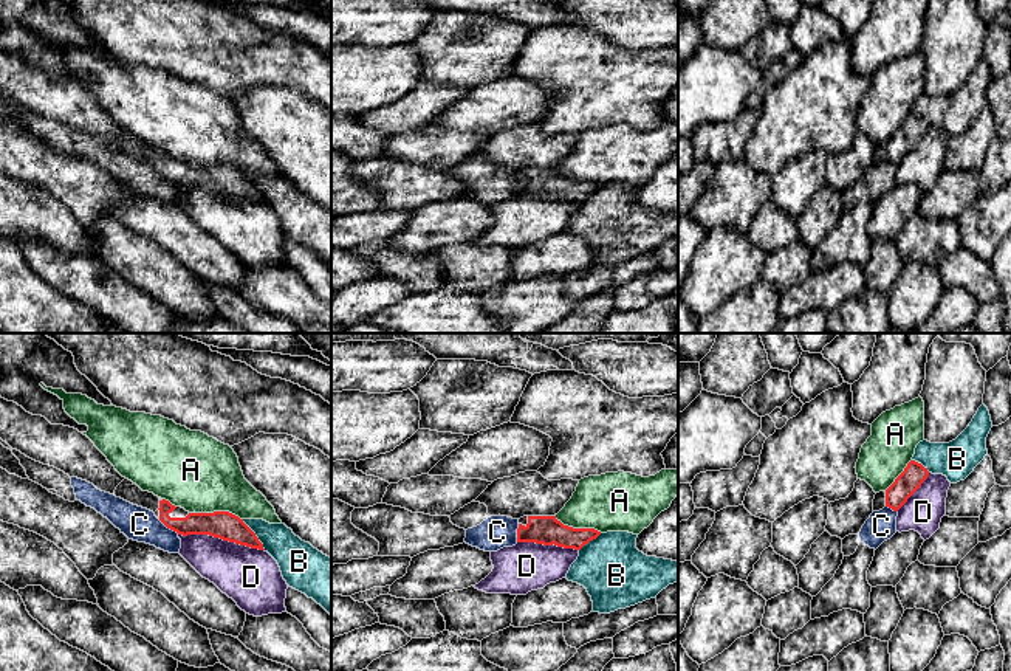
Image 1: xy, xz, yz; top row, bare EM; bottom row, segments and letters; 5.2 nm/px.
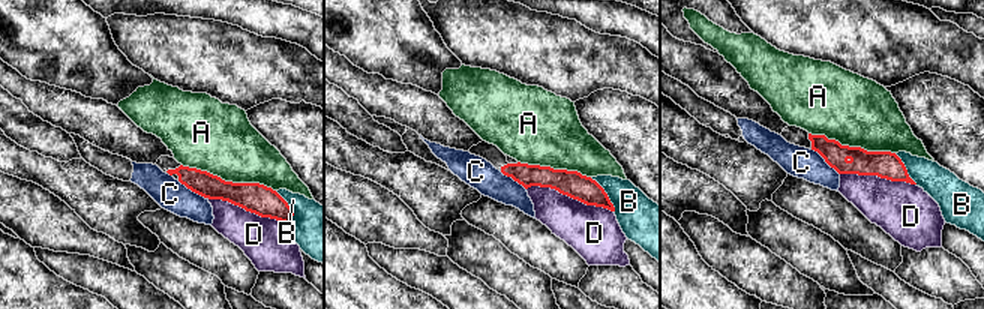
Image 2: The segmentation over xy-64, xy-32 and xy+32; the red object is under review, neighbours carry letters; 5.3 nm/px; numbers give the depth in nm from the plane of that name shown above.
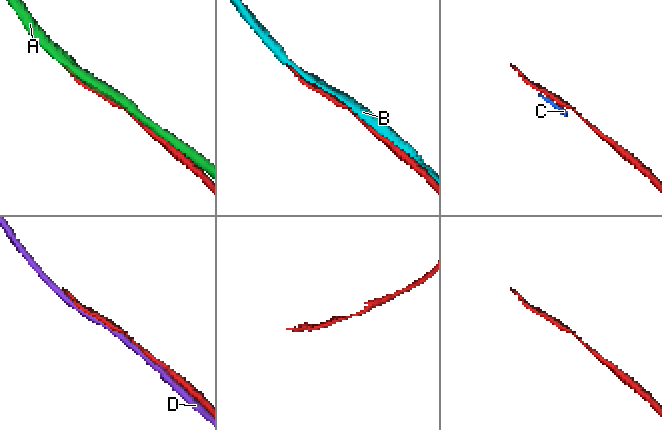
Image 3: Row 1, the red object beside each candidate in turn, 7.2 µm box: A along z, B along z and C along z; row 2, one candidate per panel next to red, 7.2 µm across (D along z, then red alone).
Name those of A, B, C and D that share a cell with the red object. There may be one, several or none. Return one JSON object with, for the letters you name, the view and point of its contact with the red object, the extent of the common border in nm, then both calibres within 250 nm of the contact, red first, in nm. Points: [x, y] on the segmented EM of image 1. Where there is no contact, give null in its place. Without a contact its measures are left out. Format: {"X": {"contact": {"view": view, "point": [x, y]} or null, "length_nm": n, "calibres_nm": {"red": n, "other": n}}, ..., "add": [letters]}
{"add": []}

